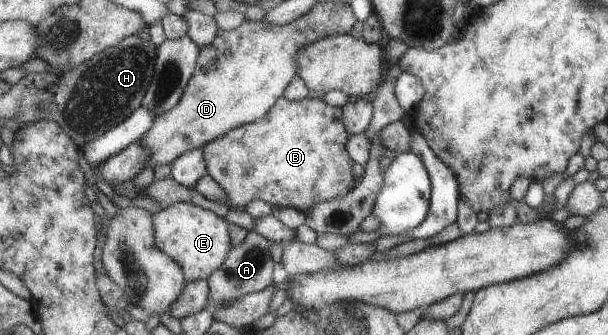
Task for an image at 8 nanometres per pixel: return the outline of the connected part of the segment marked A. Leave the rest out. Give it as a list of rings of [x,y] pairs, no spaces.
[[[252,229],[242,243],[230,248],[225,263],[207,279],[209,298],[214,303],[218,303],[217,307],[232,304],[234,300],[241,299],[242,296],[249,295],[250,292],[259,292],[270,287],[275,264],[270,254],[272,244],[273,242]]]

